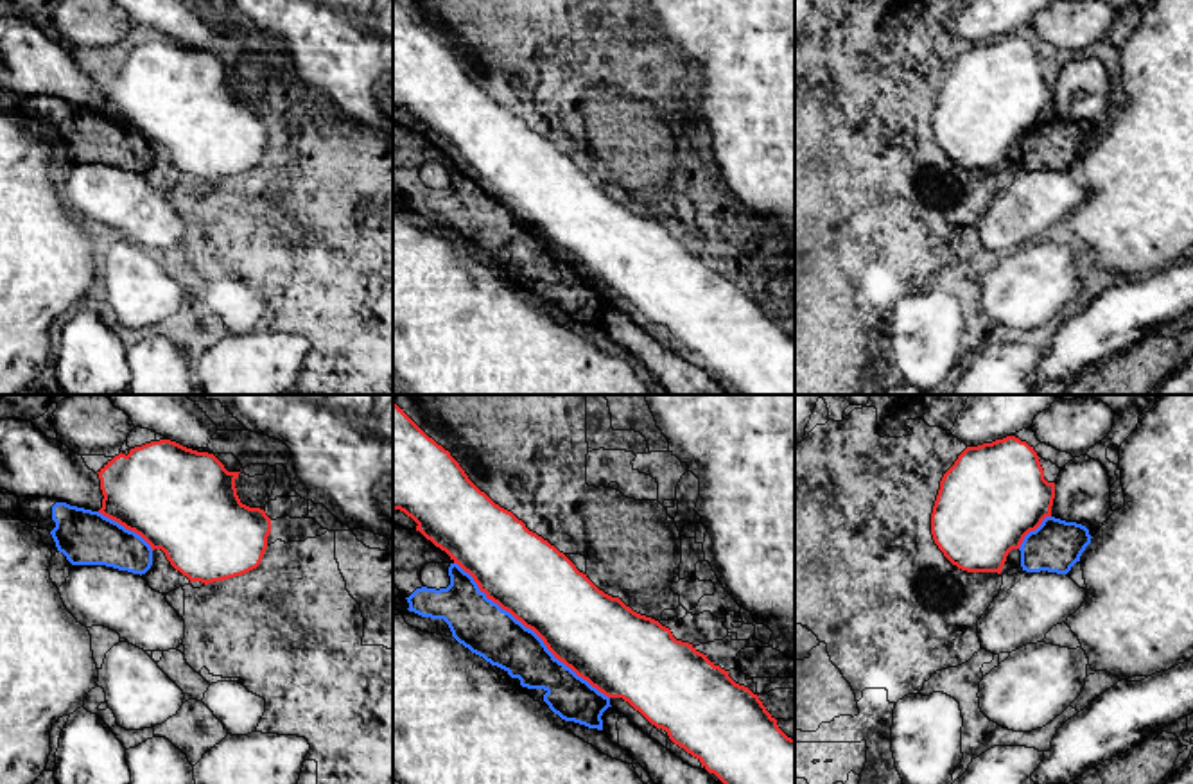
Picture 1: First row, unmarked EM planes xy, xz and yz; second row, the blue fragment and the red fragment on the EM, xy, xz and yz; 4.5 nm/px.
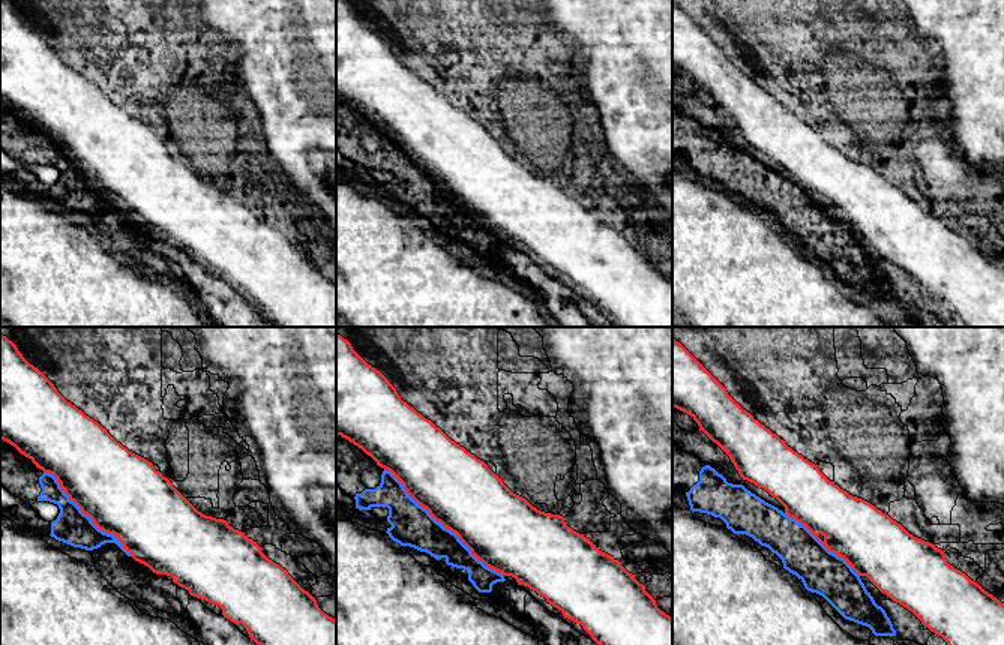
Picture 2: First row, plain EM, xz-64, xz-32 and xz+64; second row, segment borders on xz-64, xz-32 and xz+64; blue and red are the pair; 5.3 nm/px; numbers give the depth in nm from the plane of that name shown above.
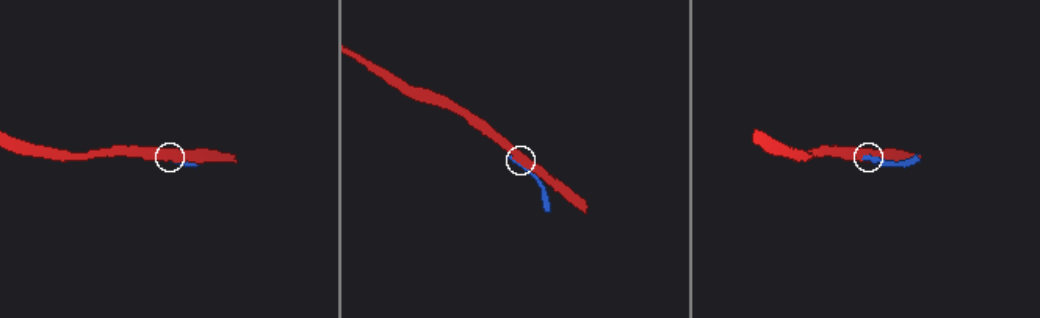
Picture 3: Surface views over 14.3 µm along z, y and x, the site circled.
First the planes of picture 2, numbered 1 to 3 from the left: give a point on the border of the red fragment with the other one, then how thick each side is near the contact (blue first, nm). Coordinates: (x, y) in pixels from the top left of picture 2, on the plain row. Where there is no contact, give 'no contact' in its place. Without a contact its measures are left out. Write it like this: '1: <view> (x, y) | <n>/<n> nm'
1: xz-64 (86, 179) | 190/440 nm
2: xz-32 (441, 189) | 220/400 nm
3: xz+64 (821, 207) | 240/320 nm

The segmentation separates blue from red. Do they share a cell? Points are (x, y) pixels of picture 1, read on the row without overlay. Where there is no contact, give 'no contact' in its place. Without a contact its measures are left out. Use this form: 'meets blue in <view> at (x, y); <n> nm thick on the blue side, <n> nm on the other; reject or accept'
meets blue in xz at (531, 228); 240 nm thick on the blue side, 360 nm on the other; reject

